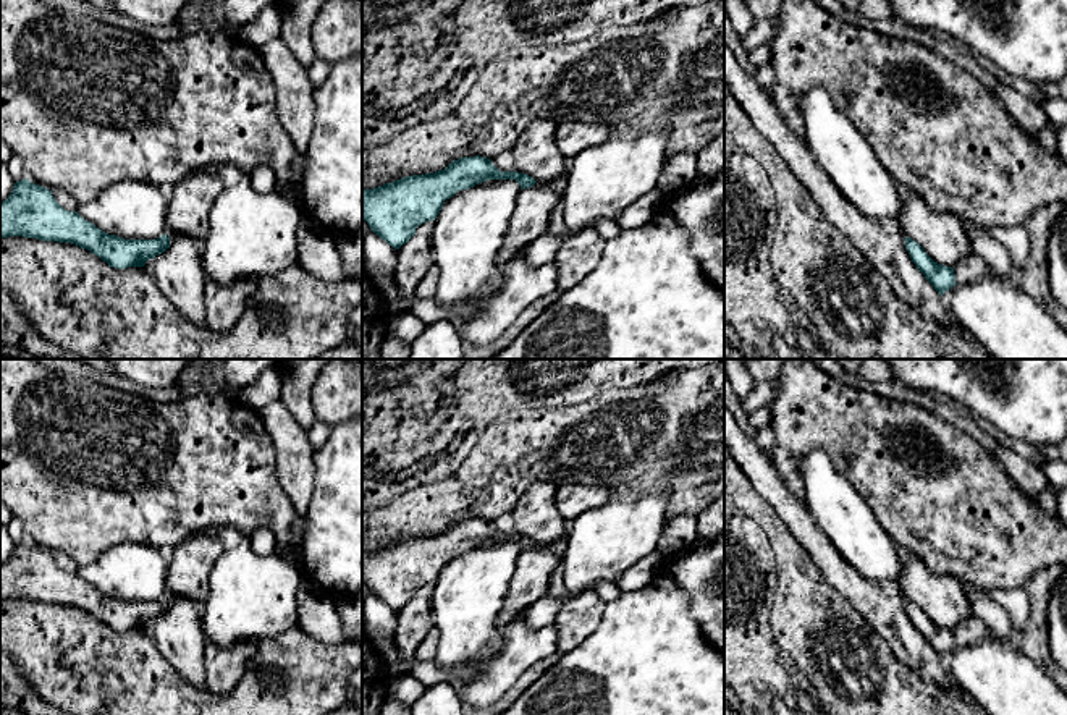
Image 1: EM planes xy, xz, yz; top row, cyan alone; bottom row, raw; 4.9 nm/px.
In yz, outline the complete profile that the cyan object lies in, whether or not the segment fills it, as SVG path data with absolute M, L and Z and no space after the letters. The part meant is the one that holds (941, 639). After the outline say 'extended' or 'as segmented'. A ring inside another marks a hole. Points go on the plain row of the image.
M907 599L905 611L917 631L941 658L952 649L973 645L986 636L985 623L973 615L952 631L934 624L917 603Z; extended

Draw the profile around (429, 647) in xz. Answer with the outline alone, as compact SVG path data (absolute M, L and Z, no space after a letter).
M432 626L420 645L415 650L417 662L433 660L438 652L440 644L440 631Z

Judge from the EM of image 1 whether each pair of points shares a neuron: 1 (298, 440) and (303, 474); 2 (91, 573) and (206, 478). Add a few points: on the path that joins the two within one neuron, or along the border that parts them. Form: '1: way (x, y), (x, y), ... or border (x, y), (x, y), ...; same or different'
1: way (298, 448), (298, 466); same
2: border (165, 550), (141, 542), (120, 542), (94, 560); different

